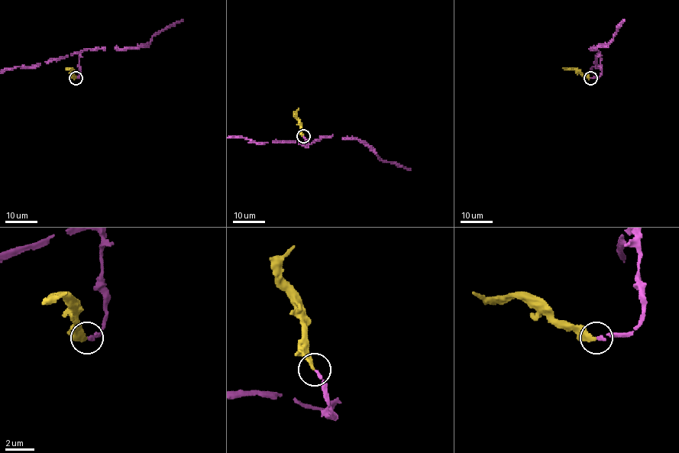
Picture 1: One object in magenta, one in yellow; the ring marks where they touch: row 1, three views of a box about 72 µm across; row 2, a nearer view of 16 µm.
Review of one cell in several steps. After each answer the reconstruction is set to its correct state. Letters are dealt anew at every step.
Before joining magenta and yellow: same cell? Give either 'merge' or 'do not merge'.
merge

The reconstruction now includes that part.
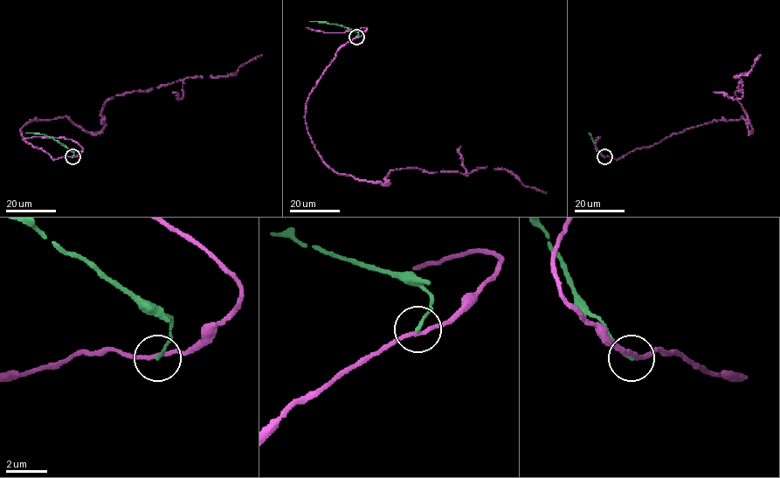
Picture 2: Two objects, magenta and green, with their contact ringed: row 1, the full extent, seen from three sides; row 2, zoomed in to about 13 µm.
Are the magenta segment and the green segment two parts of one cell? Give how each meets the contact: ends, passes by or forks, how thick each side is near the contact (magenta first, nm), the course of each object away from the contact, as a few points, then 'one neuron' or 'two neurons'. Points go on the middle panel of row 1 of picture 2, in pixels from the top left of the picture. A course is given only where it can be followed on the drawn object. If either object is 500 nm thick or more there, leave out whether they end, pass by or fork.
magenta passes by | green ends | 190/160 nm | magenta via (357, 38), (337, 51), (307, 101), (309, 136), (329, 167), (385, 184), (401, 168), (507, 169), (546, 193) | green via (357, 37), (357, 31), (336, 24), (310, 21) | two neurons

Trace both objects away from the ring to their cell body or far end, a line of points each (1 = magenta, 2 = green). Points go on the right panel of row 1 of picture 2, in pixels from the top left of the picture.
1: (604, 156), (618, 159), (716, 120), (742, 117), (750, 133), (735, 76), (761, 55)
2: (603, 156), (589, 133)

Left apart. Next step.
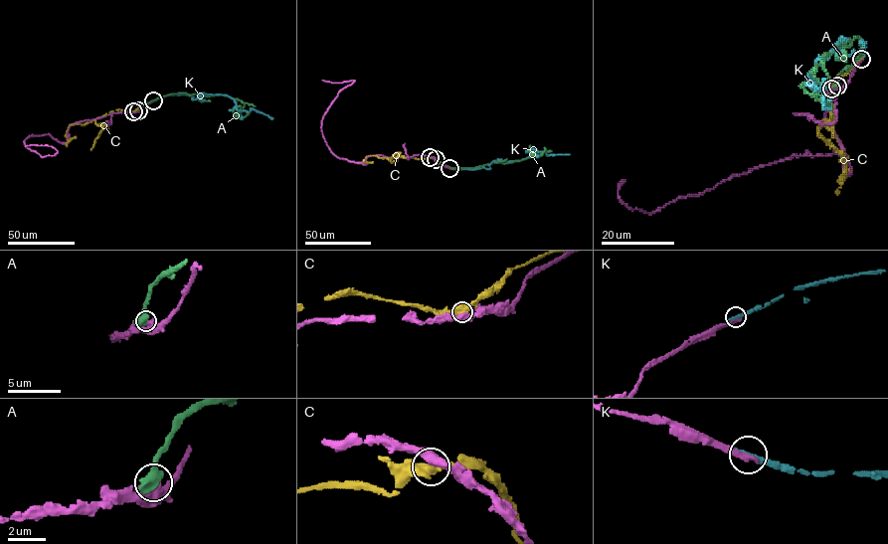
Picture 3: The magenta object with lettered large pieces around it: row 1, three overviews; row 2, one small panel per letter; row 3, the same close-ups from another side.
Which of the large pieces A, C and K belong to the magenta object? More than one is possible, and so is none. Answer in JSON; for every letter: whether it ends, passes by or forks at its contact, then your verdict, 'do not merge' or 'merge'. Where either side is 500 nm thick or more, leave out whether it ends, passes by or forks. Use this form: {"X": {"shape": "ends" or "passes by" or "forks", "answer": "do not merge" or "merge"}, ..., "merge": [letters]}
{"A": {"answer": "do not merge"}, "C": {"answer": "do not merge"}, "K": {"shape": "ends", "answer": "do not merge"}, "merge": []}

